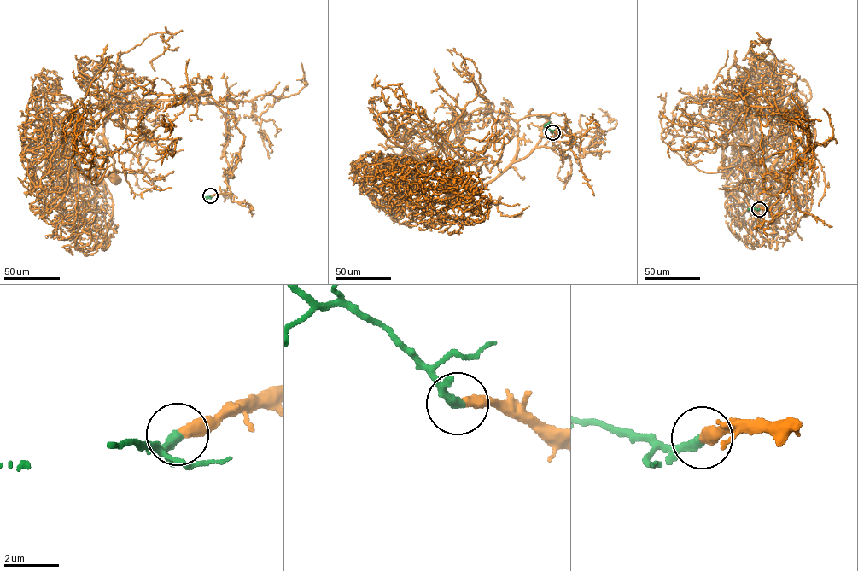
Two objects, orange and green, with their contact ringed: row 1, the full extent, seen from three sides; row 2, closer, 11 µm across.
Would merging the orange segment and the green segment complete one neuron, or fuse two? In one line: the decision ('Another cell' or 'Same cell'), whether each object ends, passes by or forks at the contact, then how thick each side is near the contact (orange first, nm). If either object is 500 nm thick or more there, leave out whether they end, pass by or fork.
Same cell. At the ring orange ends. At the ring green ends. Thickness 380 nm (orange) against 360 nm

